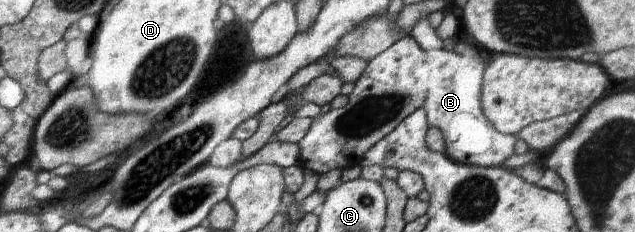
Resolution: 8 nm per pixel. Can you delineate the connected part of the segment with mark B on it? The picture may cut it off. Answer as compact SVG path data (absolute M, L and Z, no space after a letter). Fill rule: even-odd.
M480 50L480 55L460 55L452 52L452 61L440 69L434 85L428 88L423 109L429 127L442 131L445 141L444 153L458 163L475 166L502 167L514 155L517 136L496 131L494 125L484 117L480 95L482 77L492 61L492 54ZM483 55L486 55L486 58Z

